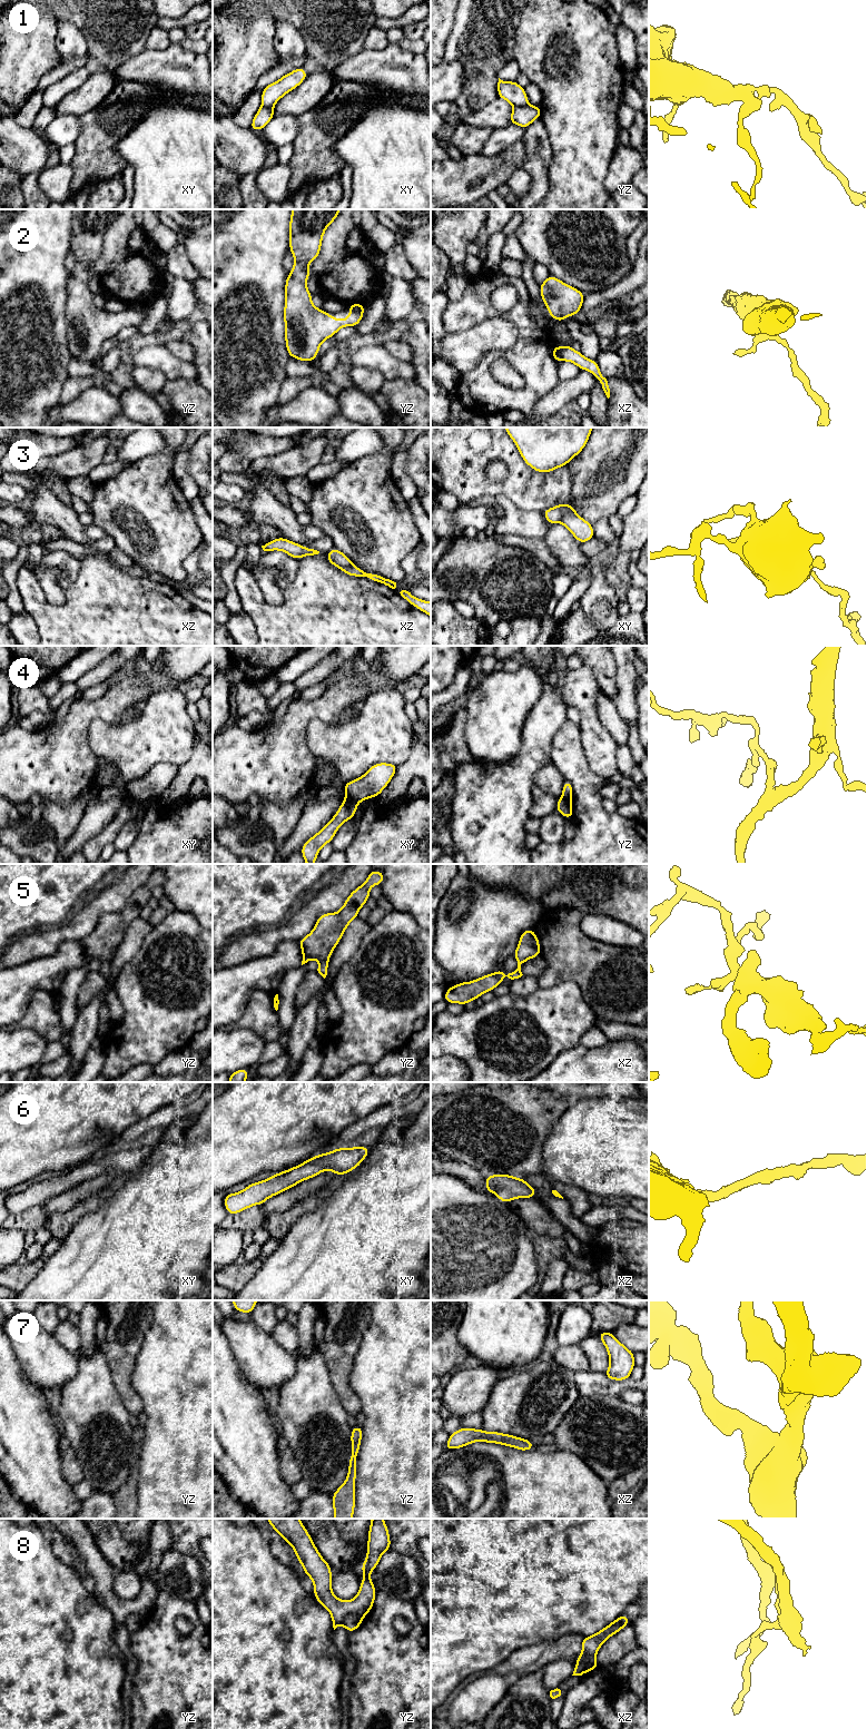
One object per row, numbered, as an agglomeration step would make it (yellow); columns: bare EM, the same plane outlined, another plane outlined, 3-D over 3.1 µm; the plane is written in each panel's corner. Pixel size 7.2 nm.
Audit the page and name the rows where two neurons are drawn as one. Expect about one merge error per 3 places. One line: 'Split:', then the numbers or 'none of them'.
Split: 1, 2, 3, 4, 8

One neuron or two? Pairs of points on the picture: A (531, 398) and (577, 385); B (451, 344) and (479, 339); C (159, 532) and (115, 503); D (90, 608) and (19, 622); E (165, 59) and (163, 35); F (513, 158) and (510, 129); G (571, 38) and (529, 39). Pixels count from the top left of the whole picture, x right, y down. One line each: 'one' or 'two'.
A: two
B: one
C: one
D: two
E: two
F: two
G: one

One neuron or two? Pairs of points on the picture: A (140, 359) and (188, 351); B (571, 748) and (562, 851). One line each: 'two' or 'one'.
A: two
B: one

